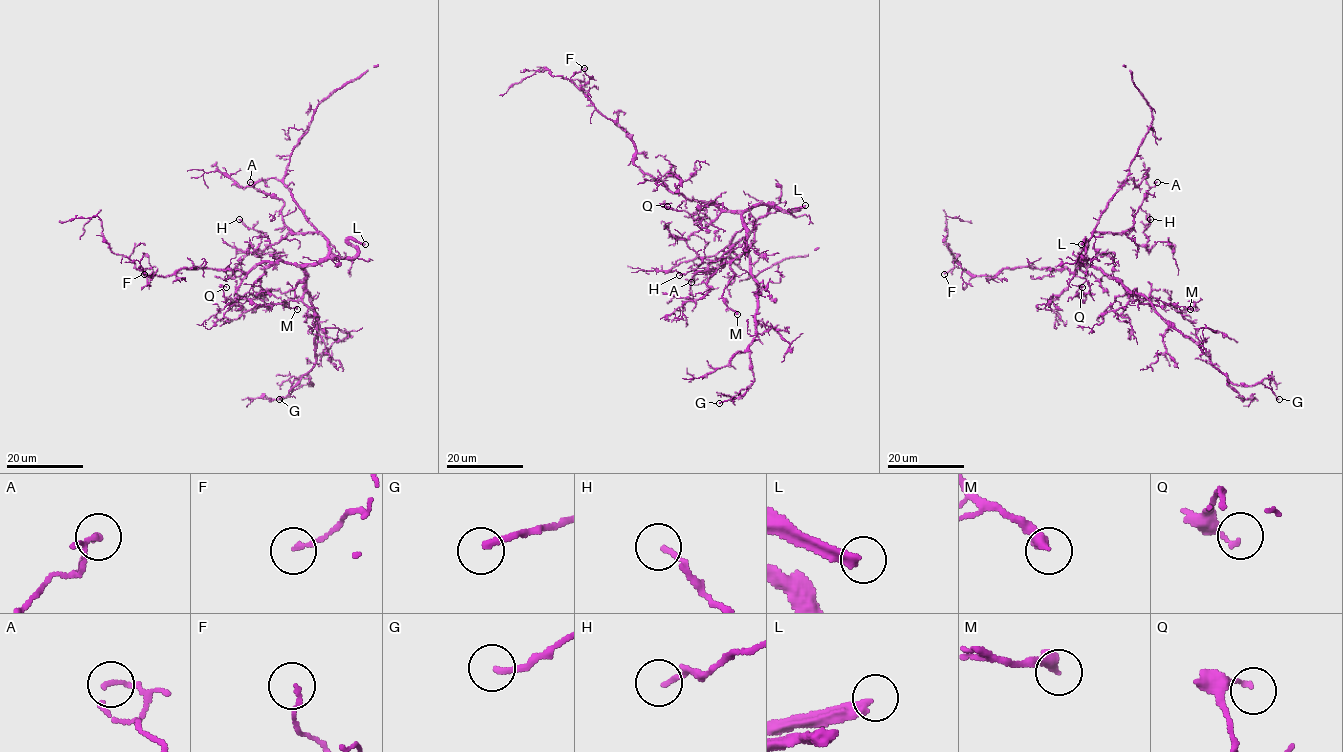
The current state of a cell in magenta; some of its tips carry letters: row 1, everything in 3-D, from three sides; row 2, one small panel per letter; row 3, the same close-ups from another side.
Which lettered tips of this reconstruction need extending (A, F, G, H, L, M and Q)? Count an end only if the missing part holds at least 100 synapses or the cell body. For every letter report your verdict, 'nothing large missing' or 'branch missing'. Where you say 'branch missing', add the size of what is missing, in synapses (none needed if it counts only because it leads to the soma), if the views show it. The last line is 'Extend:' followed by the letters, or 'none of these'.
A: nothing large missing
F: nothing large missing
G: nothing large missing
H: nothing large missing
L: branch missing; 600 synapses
M: nothing large missing
Q: nothing large missing
Extend: L

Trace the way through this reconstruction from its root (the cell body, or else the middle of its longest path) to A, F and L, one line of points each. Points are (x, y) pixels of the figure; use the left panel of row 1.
A: (277, 261), (318, 262), (328, 242), (318, 232), (291, 230), (284, 202), (250, 182)
F: (277, 261), (257, 263), (247, 272), (193, 267), (158, 276), (140, 269), (144, 255), (151, 266), (144, 274)
L: (277, 261), (312, 264), (326, 258), (353, 257), (357, 250), (349, 240), (365, 244)

